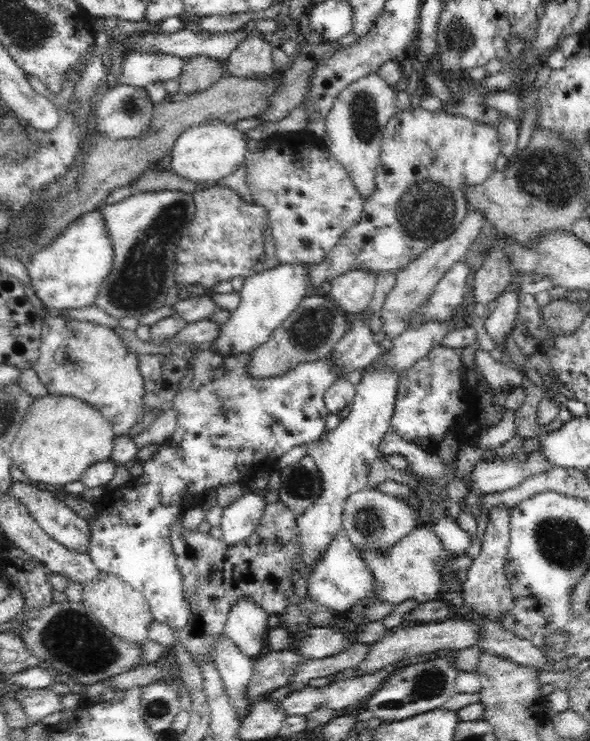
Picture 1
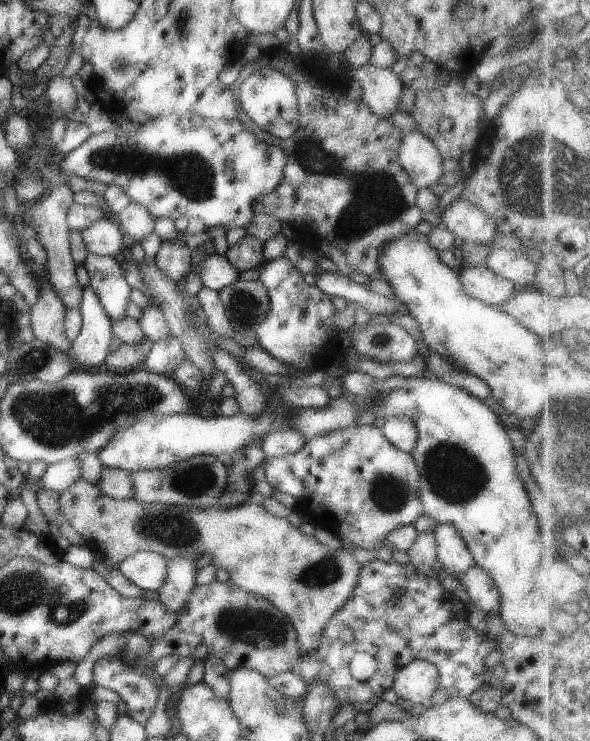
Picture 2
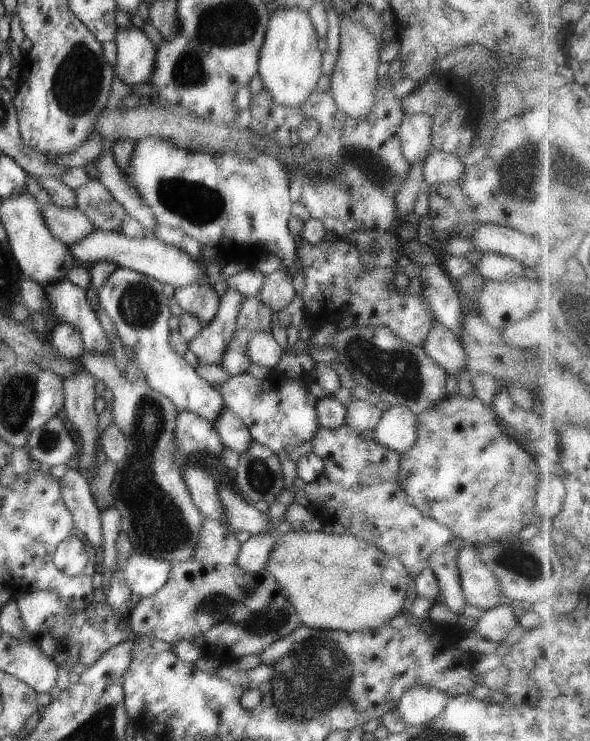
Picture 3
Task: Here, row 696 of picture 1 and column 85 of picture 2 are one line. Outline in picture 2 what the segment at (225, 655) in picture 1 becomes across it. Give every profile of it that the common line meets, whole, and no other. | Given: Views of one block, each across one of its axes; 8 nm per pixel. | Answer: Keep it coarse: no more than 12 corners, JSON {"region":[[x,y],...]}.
{"region":[[110,215],[85,228],[87,251],[115,257],[128,245]]}

